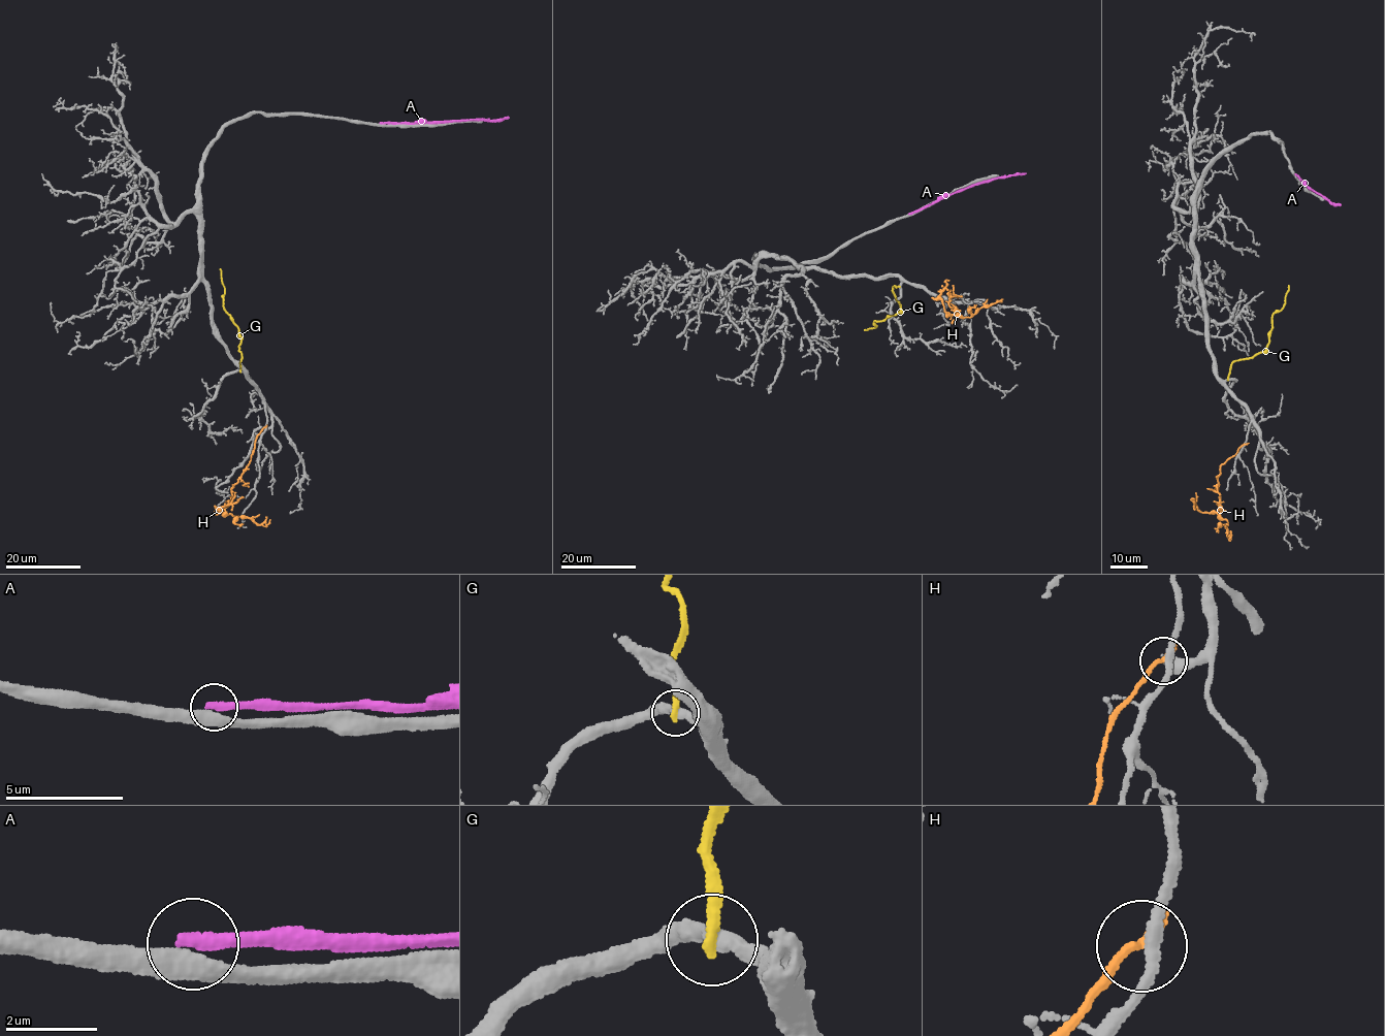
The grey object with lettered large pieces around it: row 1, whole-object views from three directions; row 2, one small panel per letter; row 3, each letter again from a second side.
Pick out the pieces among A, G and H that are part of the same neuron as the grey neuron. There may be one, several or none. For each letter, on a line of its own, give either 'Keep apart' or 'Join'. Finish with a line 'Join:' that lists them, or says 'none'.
A: Keep apart
G: Keep apart
H: Keep apart
Join: none

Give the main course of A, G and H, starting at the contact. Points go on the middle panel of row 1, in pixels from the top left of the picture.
A: (909, 214), (974, 185), (1026, 173)
G: (899, 286), (893, 288), (899, 312), (882, 320), (874, 320), (876, 326), (864, 329)
H: (956, 296), (952, 297), (948, 290), (949, 304), (958, 310), (957, 315), (948, 315), (939, 297), (949, 281)

